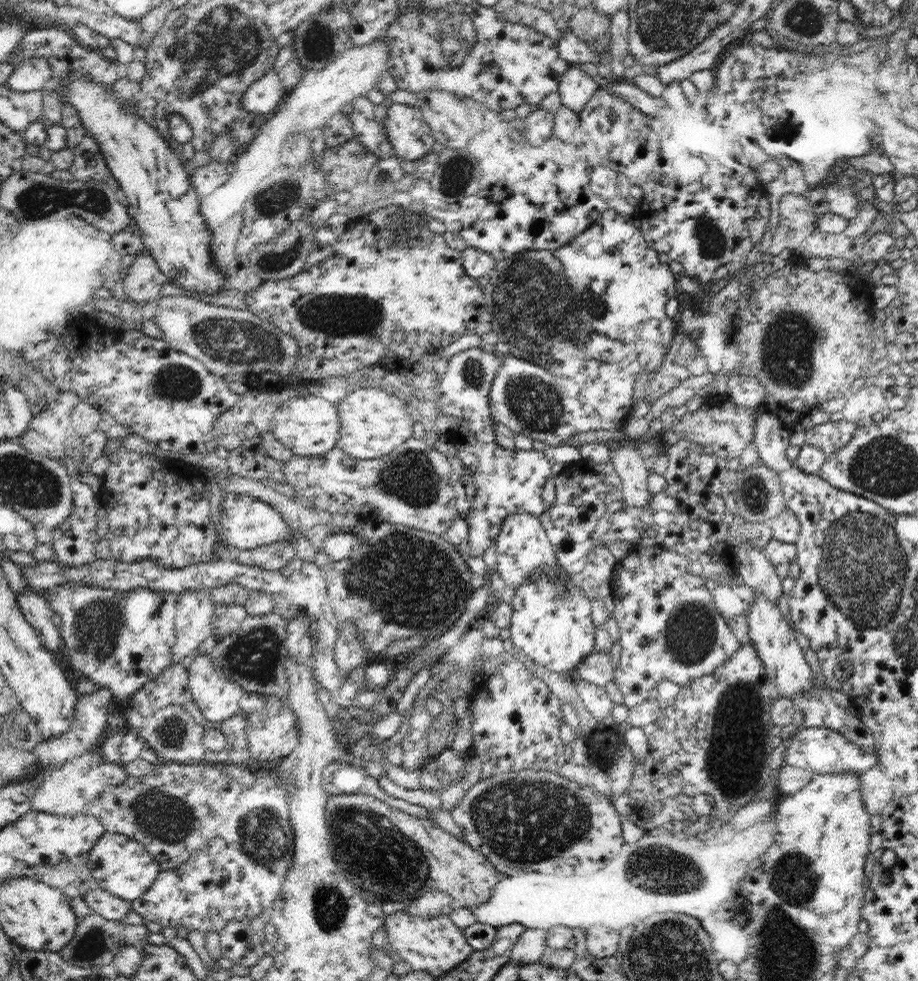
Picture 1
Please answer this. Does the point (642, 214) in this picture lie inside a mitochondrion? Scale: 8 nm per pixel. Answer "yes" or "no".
no

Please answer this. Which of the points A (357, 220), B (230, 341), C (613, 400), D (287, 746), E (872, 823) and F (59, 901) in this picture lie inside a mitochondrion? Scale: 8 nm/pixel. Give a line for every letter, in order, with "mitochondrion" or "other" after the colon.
A: other
B: mitochondrion
C: other
D: other
E: other
F: other

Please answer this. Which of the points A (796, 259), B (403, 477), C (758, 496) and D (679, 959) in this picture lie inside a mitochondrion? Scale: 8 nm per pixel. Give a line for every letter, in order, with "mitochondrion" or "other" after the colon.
A: other
B: mitochondrion
C: mitochondrion
D: mitochondrion

